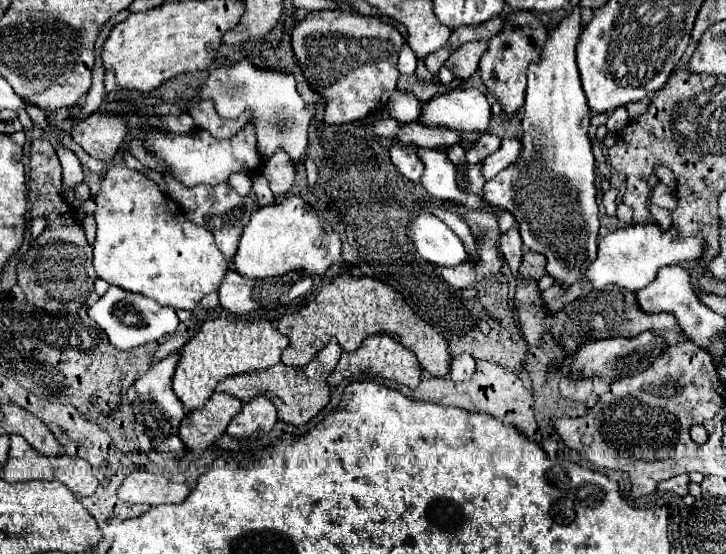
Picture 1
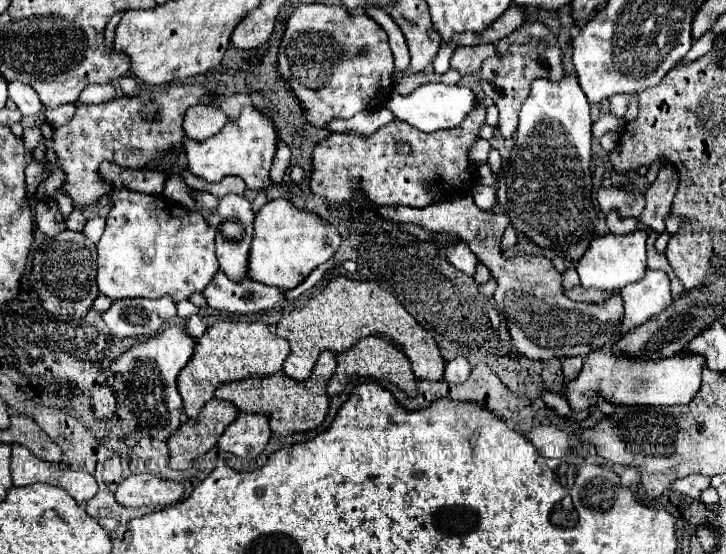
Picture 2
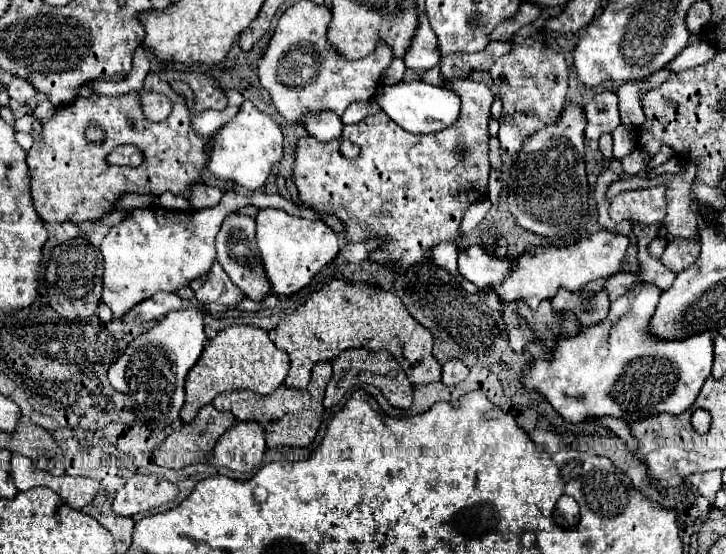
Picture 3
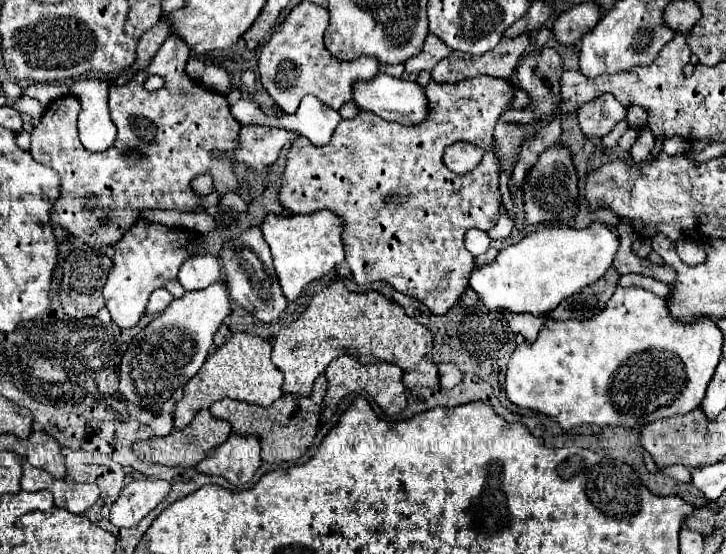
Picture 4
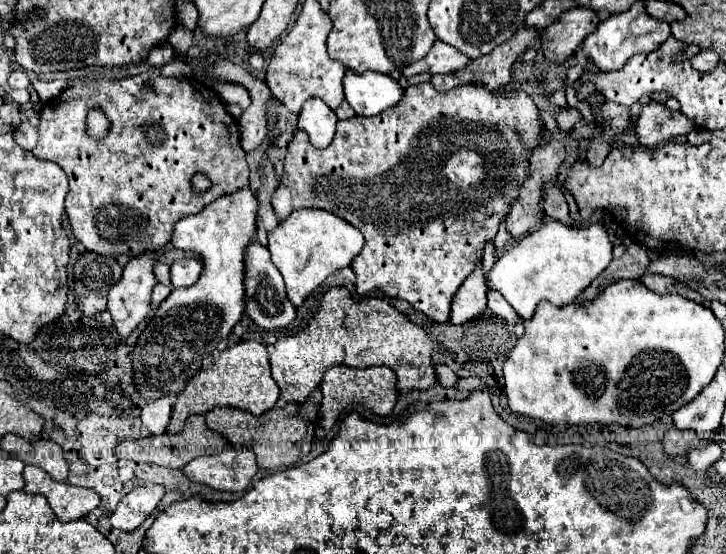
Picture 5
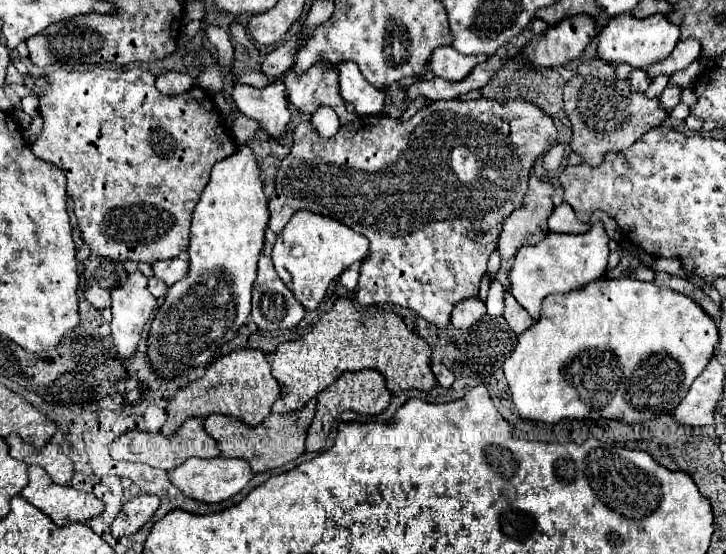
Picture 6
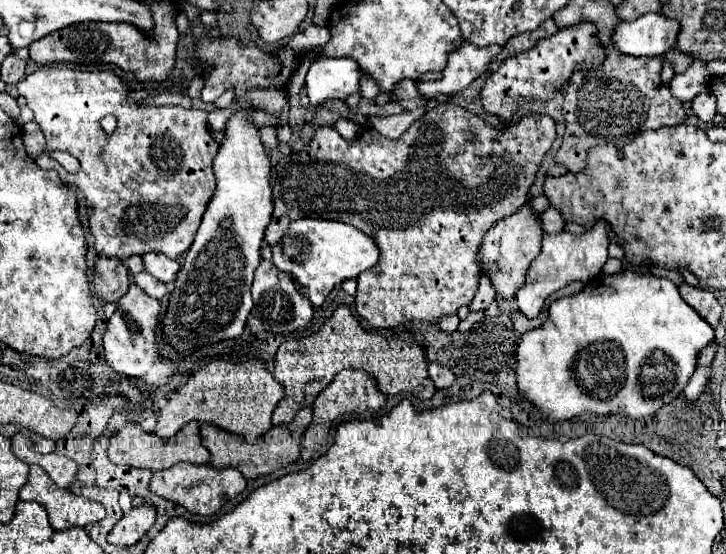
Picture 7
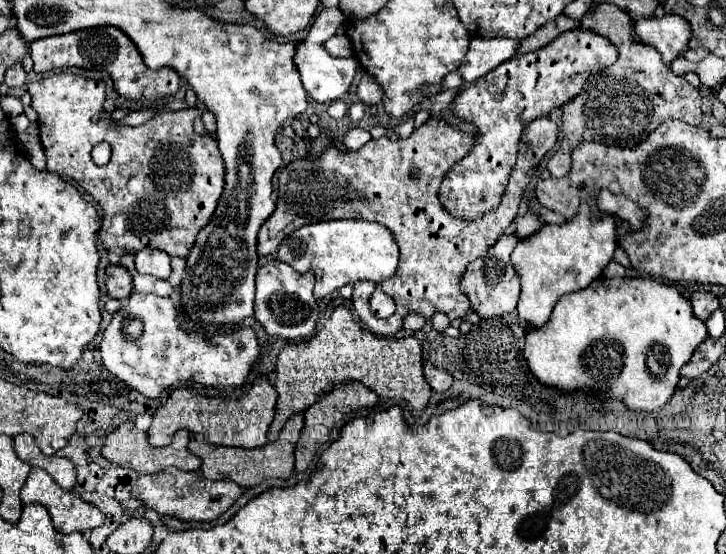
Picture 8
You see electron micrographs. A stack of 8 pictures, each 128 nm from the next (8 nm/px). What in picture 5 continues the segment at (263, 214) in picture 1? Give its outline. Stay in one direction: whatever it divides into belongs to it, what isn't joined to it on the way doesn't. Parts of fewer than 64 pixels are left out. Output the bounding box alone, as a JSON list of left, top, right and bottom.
[268,208,364,306]

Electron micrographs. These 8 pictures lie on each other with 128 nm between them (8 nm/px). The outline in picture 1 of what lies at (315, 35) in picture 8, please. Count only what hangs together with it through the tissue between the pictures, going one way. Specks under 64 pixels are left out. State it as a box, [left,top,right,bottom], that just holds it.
[418,88,490,132]

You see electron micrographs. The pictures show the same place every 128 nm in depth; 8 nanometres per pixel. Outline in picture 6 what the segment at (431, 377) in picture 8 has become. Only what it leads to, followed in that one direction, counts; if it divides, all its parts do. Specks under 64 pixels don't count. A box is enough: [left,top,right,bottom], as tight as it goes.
[432,364,454,388]

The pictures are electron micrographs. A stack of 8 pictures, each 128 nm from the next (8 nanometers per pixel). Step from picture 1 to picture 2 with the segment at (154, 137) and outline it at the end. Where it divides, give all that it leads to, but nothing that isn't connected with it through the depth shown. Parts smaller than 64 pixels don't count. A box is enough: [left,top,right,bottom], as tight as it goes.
[184,106,278,190]

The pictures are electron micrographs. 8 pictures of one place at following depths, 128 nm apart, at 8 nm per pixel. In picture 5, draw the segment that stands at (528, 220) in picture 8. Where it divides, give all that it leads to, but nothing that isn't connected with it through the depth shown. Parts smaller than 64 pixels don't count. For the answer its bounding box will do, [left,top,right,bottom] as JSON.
[542,180,578,228]

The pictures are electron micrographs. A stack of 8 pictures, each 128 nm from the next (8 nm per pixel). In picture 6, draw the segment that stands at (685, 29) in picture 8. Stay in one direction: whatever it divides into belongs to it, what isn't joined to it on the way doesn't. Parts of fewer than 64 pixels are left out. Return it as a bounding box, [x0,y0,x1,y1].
[598,14,680,68]

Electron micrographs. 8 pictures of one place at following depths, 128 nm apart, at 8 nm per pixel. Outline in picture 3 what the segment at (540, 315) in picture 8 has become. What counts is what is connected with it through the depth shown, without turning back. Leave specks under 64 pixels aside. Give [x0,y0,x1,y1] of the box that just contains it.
[458,228,630,310]

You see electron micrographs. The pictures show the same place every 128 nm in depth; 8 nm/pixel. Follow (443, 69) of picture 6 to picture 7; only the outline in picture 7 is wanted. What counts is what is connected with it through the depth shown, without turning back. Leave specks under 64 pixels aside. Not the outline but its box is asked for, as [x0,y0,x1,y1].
[370,42,502,138]

